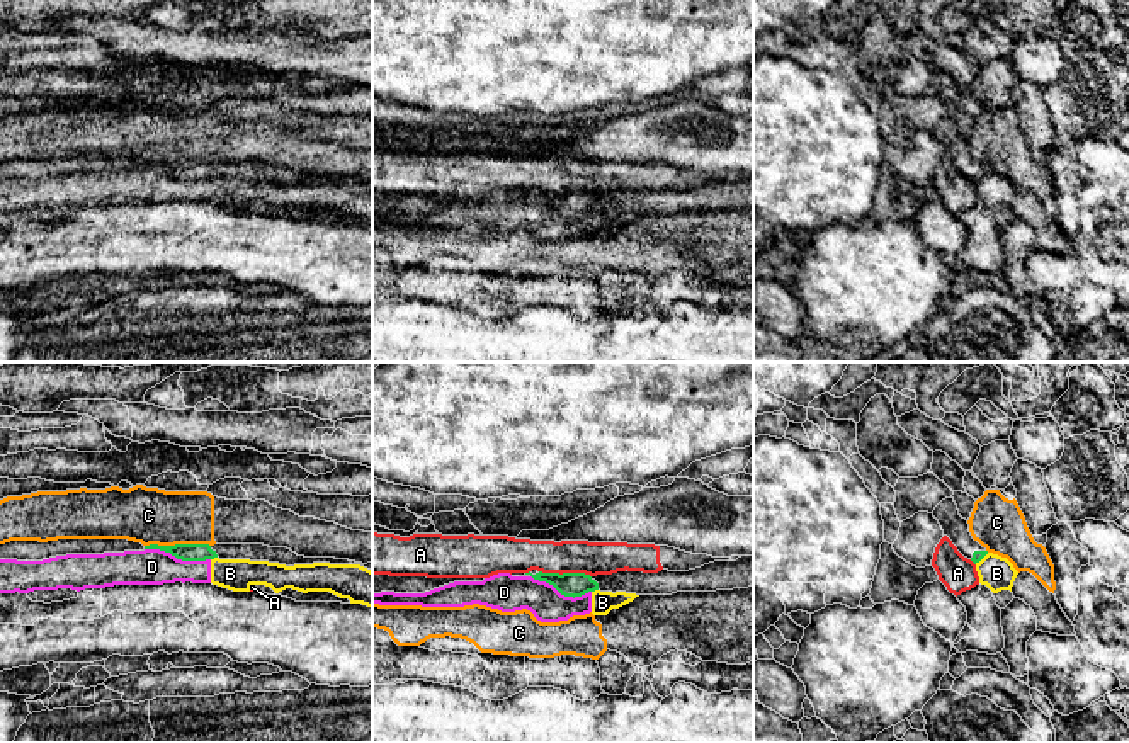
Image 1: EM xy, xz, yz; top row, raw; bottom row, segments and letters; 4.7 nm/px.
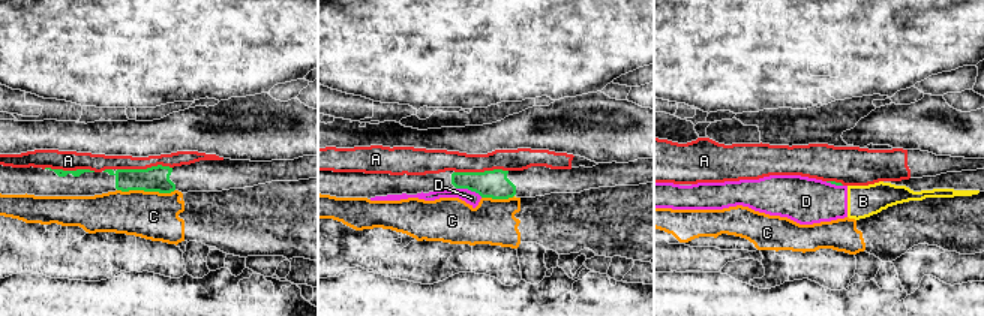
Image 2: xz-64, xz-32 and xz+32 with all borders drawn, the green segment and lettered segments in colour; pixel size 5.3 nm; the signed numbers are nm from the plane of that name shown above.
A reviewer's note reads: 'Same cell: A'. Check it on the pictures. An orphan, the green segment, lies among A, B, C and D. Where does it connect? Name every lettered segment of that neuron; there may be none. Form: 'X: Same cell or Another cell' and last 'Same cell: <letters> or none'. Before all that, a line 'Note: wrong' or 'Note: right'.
Note: wrong
A: Another cell
B: Another cell
C: Another cell
D: Another cell
Same cell: none

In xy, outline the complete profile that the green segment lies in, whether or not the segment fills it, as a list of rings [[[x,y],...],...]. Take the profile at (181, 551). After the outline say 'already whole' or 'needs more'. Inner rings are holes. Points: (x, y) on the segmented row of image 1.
[[[150,544],[150,546],[145,546],[145,549],[160,549],[160,551],[170,553],[172,556],[175,556],[177,559],[182,559],[182,561],[206,561],[206,559],[219,558],[219,559],[269,561],[269,563],[279,563],[279,564],[286,564],[286,566],[330,563],[330,564],[360,564],[360,566],[372,571],[372,561],[367,563],[367,564],[362,564],[362,563],[355,563],[355,561],[349,561],[349,559],[335,559],[335,558],[304,558],[304,556],[298,556],[296,553],[292,553],[287,547],[269,547],[269,546],[264,546],[264,544],[214,544],[214,546],[209,546],[209,544],[175,544],[175,546]]]; needs more

